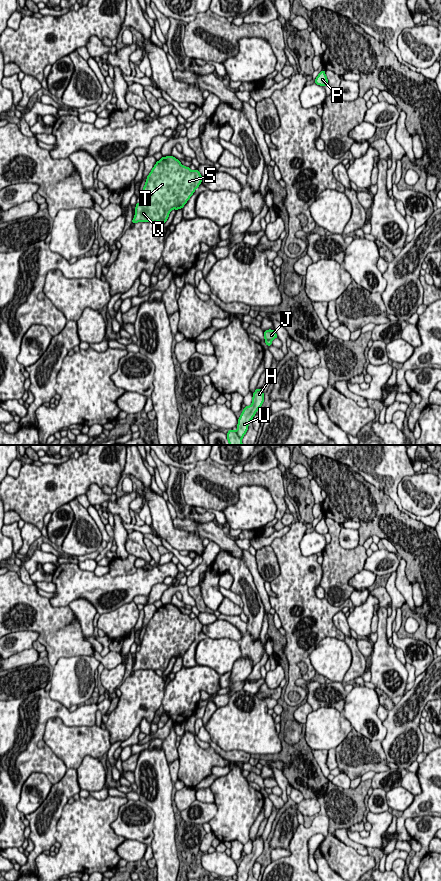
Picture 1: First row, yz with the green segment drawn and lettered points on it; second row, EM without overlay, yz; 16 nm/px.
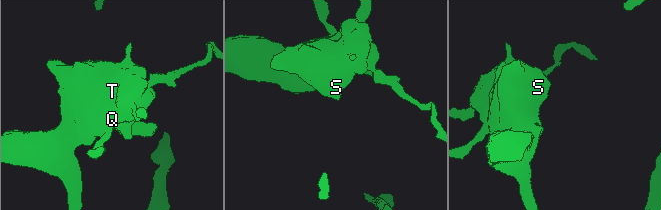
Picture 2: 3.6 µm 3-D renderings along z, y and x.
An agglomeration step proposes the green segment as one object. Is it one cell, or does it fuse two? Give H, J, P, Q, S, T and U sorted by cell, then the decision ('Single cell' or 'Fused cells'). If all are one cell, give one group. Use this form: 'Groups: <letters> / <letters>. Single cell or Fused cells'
Groups: H P U / J Q S T. Fused cells

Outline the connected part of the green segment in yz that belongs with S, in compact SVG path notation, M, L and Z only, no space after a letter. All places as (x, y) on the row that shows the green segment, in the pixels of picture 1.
M172 155L156 162L146 179L133 223L165 223L172 209L183 209L202 182L198 169L191 171Z

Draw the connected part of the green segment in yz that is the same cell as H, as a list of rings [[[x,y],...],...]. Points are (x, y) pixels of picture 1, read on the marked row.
[[[262,388],[255,390],[252,397],[252,404],[250,406],[246,406],[243,409],[237,425],[237,434],[242,439],[248,430],[249,422],[252,421],[254,415],[257,410],[262,406],[264,402],[264,393]]]

